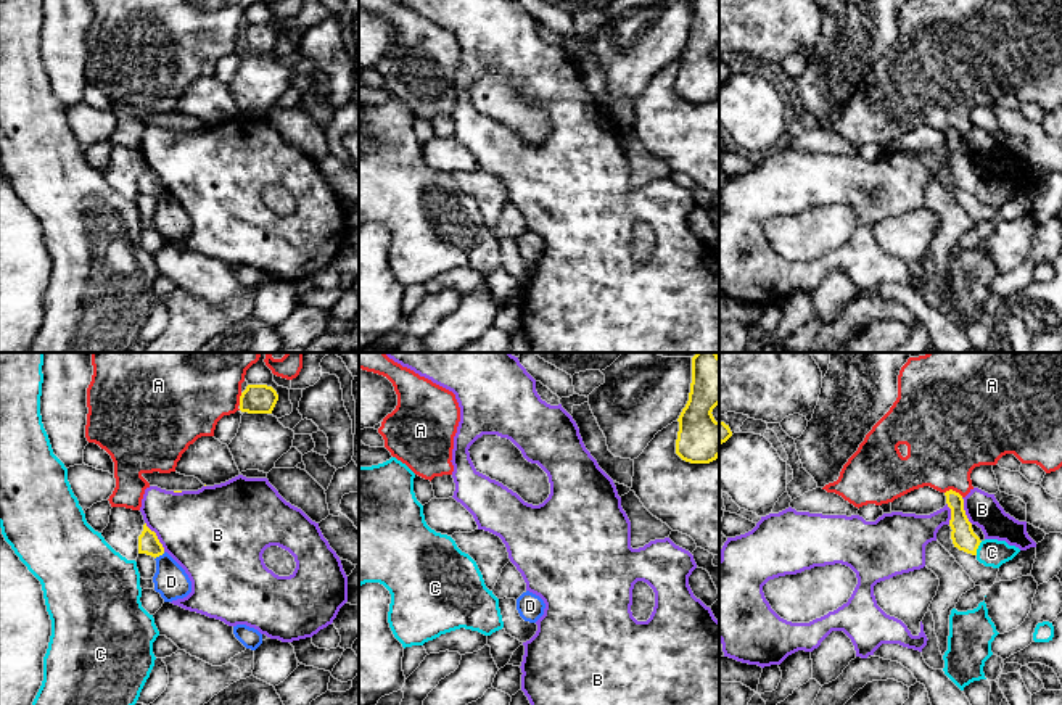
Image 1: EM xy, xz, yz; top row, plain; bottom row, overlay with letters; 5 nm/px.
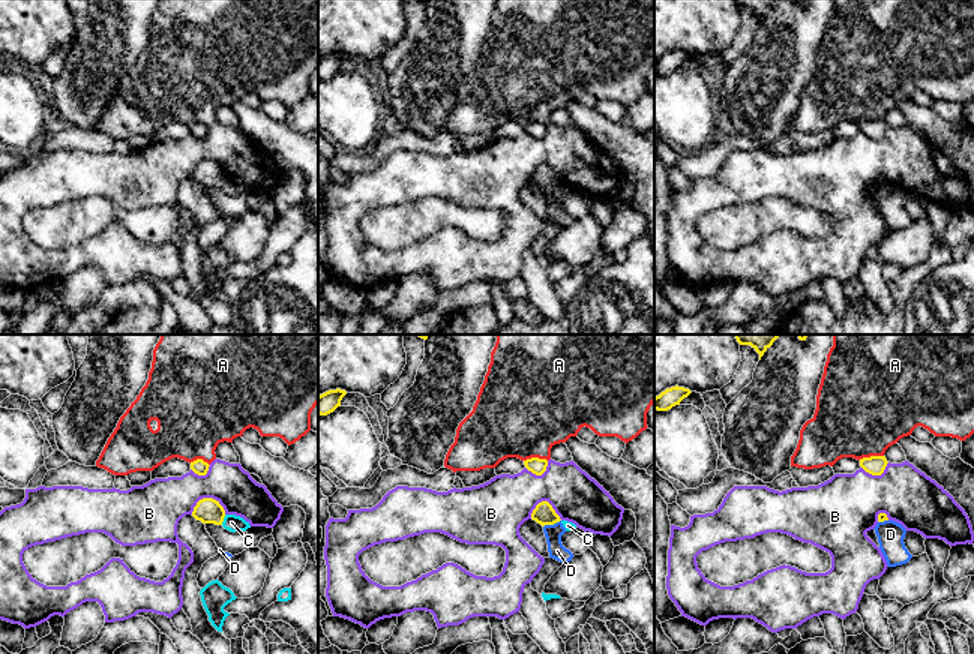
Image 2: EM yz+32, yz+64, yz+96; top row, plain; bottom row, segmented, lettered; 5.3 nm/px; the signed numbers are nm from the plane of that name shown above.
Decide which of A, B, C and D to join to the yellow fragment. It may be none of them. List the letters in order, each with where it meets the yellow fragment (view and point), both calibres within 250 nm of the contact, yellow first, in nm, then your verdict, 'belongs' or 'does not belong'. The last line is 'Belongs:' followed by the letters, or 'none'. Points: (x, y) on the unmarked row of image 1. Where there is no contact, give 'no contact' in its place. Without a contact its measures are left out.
A: yz (954, 131) | 120/380 nm | does not belong
B: xy (156, 176) | 110/420 nm | does not belong
C: yz (977, 187) | 120/140 nm | does not belong
D: xy (160, 193) | 110/170 nm | does not belong
Belongs: none

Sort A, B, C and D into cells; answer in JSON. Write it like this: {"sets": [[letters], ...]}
{"sets": [["A"], ["B"], ["C"], ["D"]]}

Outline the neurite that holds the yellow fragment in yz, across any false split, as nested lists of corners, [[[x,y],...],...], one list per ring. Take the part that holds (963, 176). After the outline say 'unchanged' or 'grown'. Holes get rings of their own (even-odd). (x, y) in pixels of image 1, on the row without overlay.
[[[949,129],[945,132],[946,143],[951,148],[951,179],[954,187],[967,193],[977,195],[980,177],[974,172],[972,163],[969,161],[964,150],[964,138],[959,132]]]; unchanged

